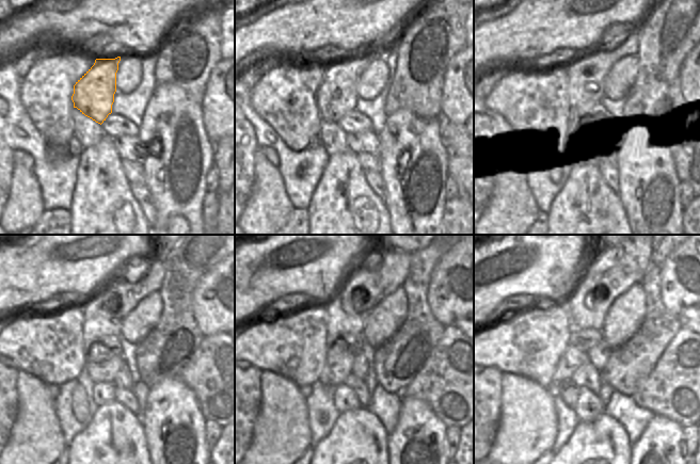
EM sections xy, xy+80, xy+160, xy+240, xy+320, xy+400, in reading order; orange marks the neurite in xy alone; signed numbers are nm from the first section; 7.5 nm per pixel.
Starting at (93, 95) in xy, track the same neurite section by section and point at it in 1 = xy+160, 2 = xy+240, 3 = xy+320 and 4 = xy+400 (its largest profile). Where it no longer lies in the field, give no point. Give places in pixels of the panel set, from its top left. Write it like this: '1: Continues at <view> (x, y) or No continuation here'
1: Continues at xy+160 (584, 75)
2: Continues at xy+240 (104, 314)
3: Continues at xy+320 (380, 273)
4: Continues at xy+400 (606, 276)

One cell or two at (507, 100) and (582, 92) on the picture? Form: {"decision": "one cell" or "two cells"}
{"decision": "two cells"}

